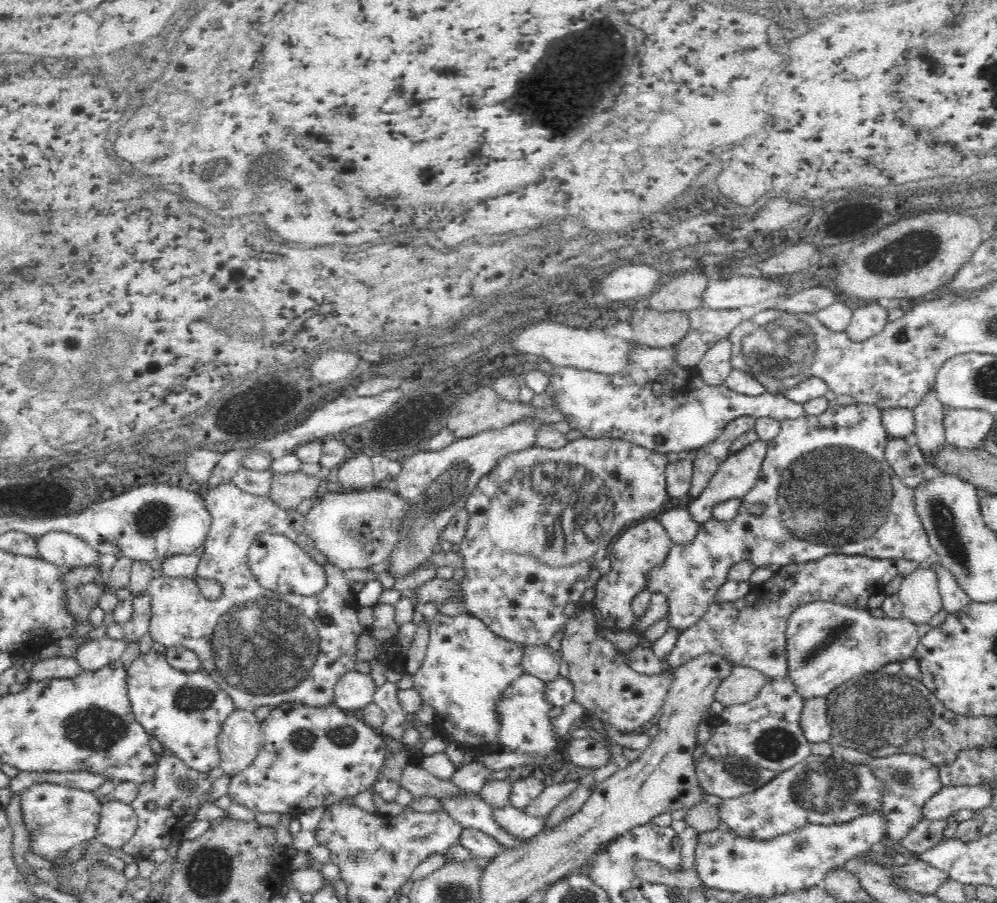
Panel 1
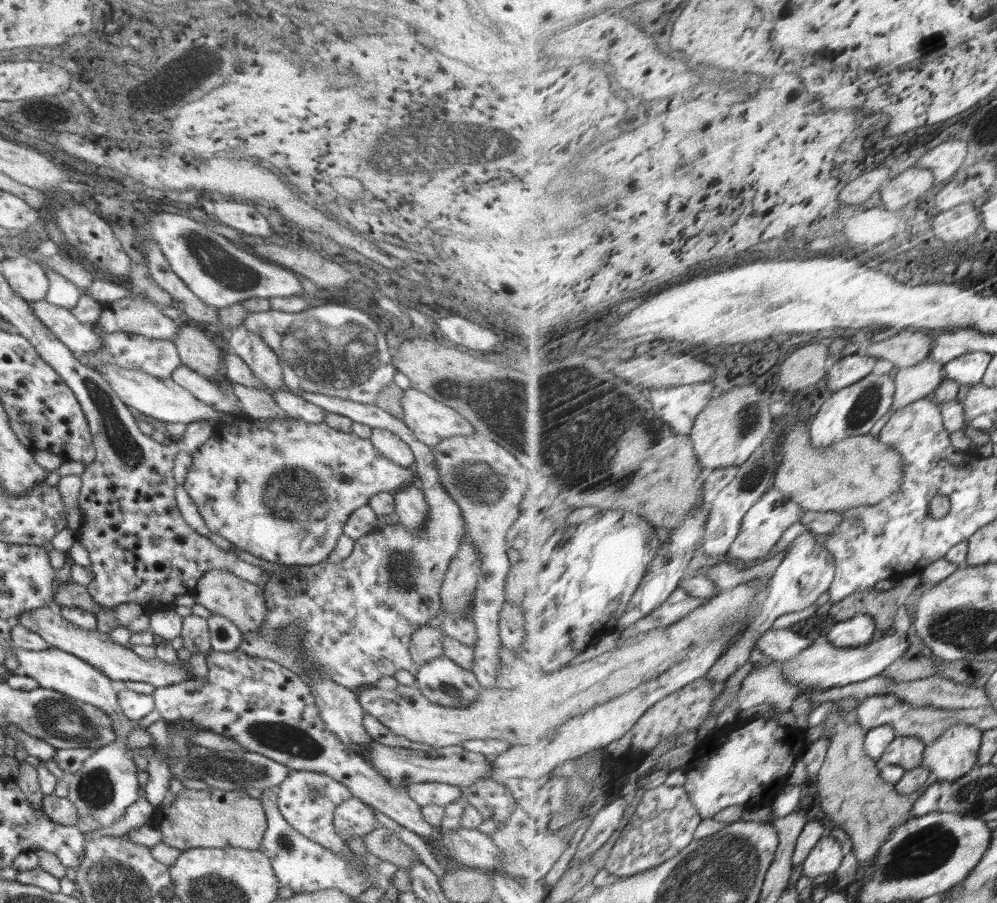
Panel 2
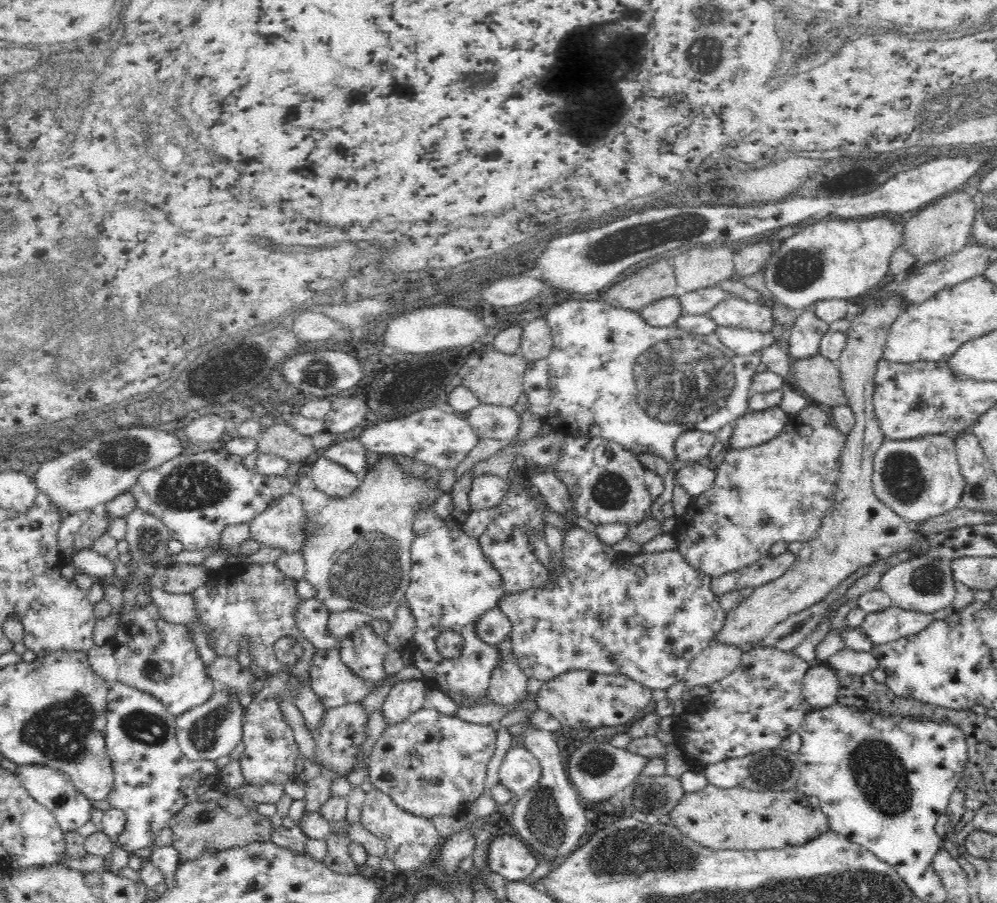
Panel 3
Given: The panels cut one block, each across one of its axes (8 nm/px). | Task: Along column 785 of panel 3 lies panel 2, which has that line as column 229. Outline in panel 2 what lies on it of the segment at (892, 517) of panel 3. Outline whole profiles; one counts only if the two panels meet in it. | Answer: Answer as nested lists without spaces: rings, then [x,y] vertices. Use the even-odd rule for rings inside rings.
[[[208,570],[196,583],[194,600],[206,607],[211,613],[228,618],[232,624],[240,628],[240,632],[254,632],[266,622],[266,601],[263,588],[242,580],[228,570]]]

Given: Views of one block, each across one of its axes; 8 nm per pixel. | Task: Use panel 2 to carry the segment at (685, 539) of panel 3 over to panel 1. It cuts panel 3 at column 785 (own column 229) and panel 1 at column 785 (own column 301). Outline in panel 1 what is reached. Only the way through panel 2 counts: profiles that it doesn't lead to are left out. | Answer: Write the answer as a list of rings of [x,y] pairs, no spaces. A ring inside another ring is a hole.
[[[854,403],[837,405],[821,415],[805,414],[781,422],[778,436],[767,442],[767,455],[758,480],[743,496],[737,515],[731,521],[707,520],[700,525],[698,536],[691,543],[673,544],[662,564],[649,572],[646,589],[667,596],[670,628],[684,630],[694,626],[708,612],[710,604],[717,601],[716,592],[729,579],[729,569],[742,560],[749,560],[757,568],[770,564],[780,568],[836,553],[905,558],[931,567],[939,563],[915,509],[915,489],[906,486],[885,459],[889,438],[882,424],[882,411],[876,404]],[[756,503],[763,506],[761,515],[750,513]]]

